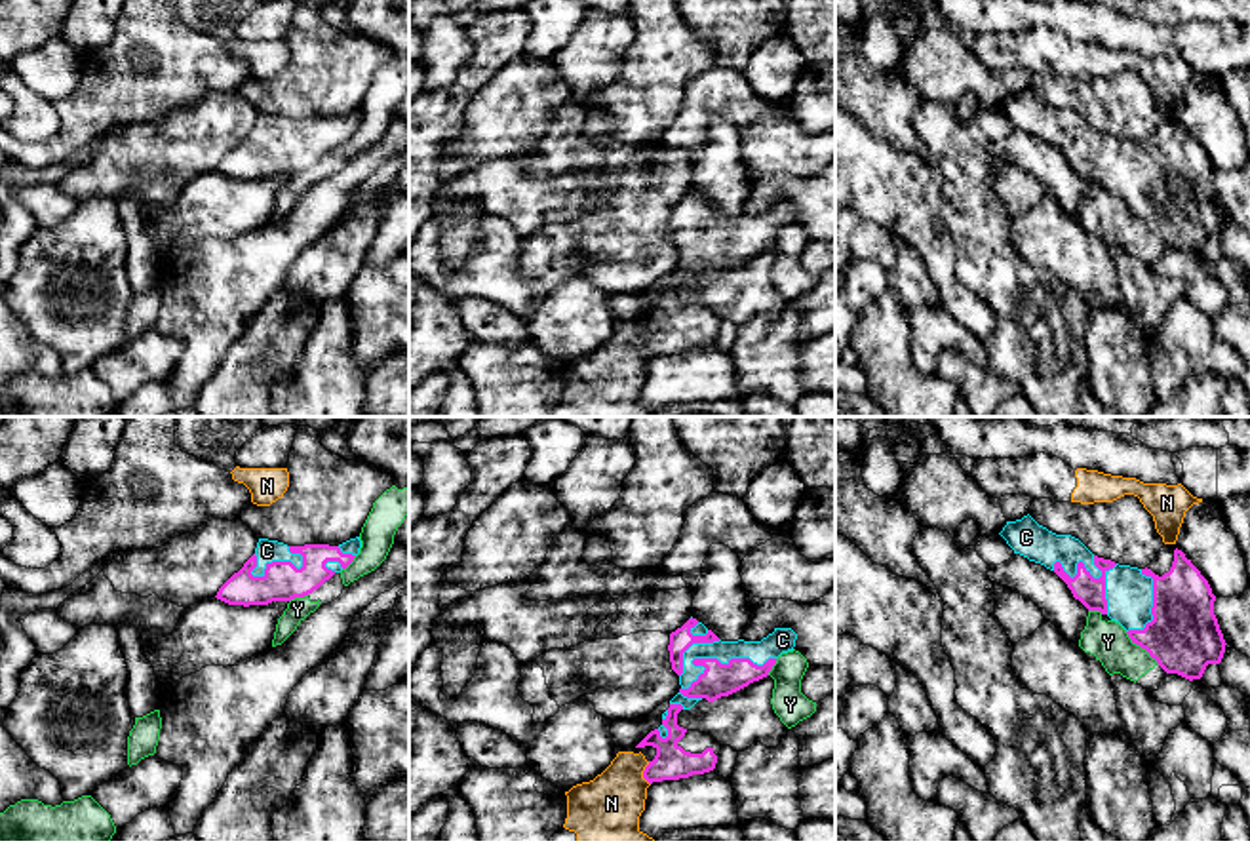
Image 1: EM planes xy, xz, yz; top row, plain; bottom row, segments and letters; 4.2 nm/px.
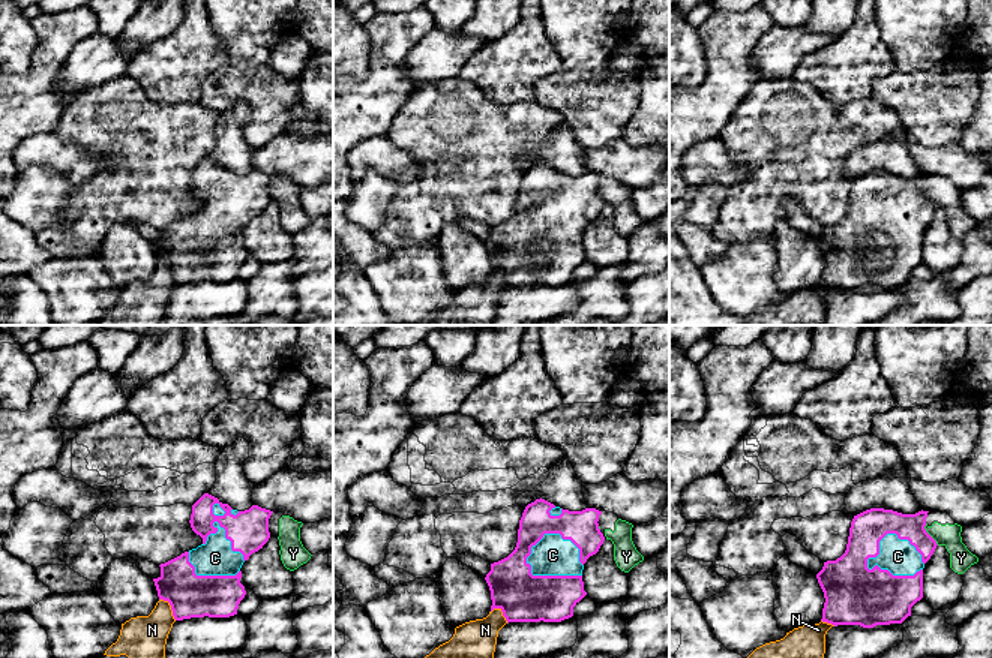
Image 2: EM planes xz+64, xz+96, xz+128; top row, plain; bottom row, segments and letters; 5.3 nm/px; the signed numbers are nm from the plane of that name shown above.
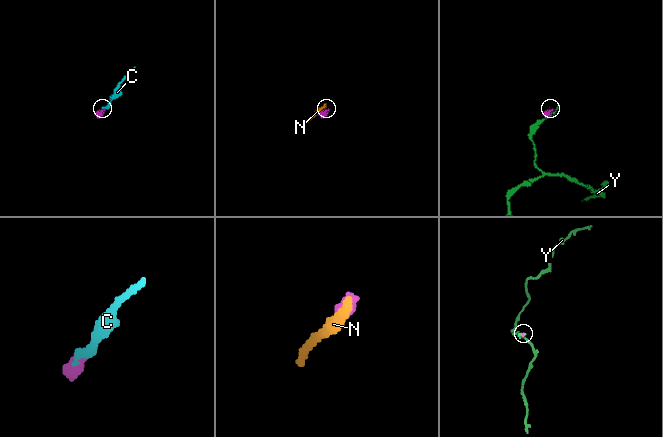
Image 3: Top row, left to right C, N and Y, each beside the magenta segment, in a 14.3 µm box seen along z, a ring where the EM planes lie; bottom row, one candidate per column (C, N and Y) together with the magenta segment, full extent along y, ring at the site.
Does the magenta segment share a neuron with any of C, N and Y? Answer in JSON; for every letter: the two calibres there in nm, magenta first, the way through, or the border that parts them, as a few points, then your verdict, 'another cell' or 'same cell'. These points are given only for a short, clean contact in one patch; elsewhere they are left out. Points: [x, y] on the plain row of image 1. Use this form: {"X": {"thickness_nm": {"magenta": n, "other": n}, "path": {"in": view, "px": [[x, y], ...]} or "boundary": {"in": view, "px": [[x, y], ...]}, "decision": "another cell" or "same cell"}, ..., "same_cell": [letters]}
{"C": {"thickness_nm": {"magenta": 140, "other": 100}, "decision": "same cell"}, "N": {"thickness_nm": {"magenta": 150, "other": 300}, "boundary": {"in": "xz", "px": [[647, 335], [644, 352], [649, 358]]}, "decision": "another cell"}, "Y": {"thickness_nm": {"magenta": 300, "other": 170}, "decision": "another cell"}, "same_cell": ["C"]}

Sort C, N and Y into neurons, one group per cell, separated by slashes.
C / N / Y

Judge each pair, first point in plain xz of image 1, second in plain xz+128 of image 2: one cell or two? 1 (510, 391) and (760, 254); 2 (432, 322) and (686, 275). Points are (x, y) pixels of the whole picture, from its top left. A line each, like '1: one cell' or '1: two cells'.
1: one cell
2: two cells

